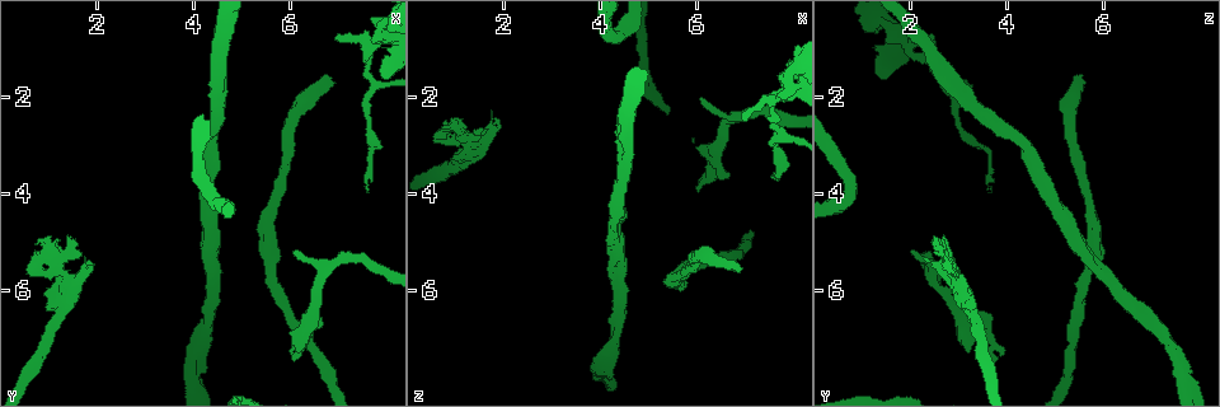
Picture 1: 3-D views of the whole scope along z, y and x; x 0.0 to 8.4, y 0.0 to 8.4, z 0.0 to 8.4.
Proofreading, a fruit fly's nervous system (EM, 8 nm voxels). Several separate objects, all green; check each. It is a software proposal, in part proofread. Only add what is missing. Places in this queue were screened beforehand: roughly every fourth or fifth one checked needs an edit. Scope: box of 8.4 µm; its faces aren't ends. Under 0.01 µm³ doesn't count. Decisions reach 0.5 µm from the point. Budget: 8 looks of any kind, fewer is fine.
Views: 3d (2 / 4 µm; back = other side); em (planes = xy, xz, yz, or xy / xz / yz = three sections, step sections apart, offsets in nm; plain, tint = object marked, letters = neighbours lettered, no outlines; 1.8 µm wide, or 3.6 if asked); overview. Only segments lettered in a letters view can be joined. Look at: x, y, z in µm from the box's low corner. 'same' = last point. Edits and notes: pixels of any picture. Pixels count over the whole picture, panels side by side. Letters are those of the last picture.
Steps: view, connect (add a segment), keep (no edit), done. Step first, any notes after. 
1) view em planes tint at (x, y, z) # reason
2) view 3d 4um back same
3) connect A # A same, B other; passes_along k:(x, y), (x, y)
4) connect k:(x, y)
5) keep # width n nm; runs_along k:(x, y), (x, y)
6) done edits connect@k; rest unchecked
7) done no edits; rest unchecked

view 3d 4um at (1.75, 5.35, 2.30) # branch stops here

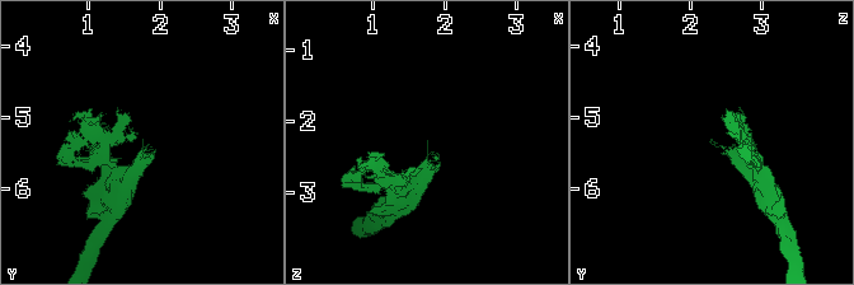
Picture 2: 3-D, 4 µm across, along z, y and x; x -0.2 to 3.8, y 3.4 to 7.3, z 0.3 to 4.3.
view em 3.6um planes letters at (1.75, 5.35, 2.30)

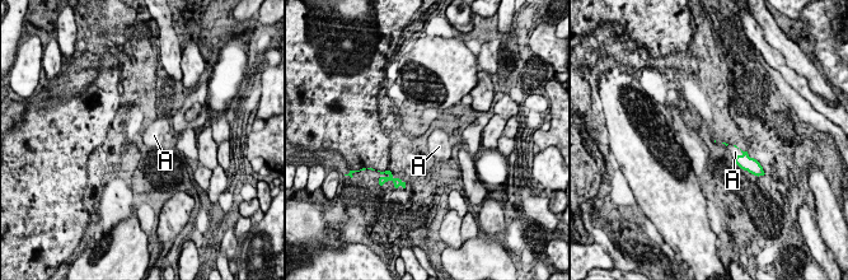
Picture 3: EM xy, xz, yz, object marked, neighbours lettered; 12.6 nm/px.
connect A # A same; passes_along 3:(746, 163), (741, 152), (735, 152); it goes on there

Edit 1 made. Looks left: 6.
view em planes letters at (6.10, 5.20, 2.05) # thin end

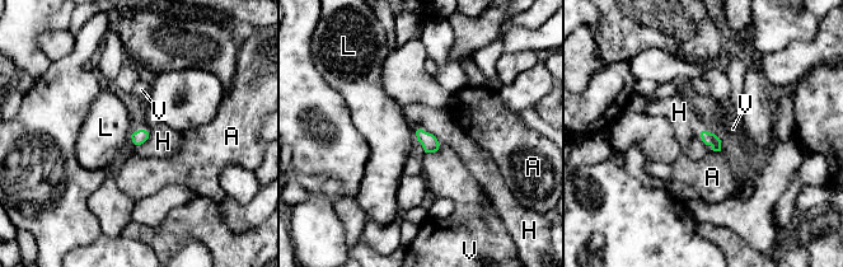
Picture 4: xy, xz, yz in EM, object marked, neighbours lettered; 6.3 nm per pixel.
keep # A other, H other, L other, V other; border 4:(149, 132), (149, 136), (139, 145); none of them fits

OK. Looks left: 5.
view 3d 4um at (7.70, 0.95, 2.00) # touches itself

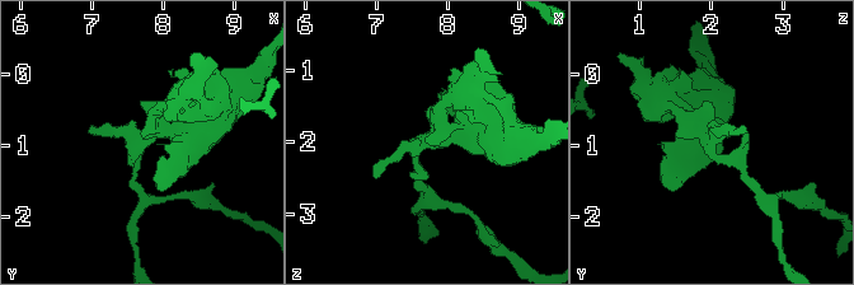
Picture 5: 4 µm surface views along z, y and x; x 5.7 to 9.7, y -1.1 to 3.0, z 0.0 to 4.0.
view em xz step 16 tint at (7.75, 0.95, 1.95) # shape alone is not enough

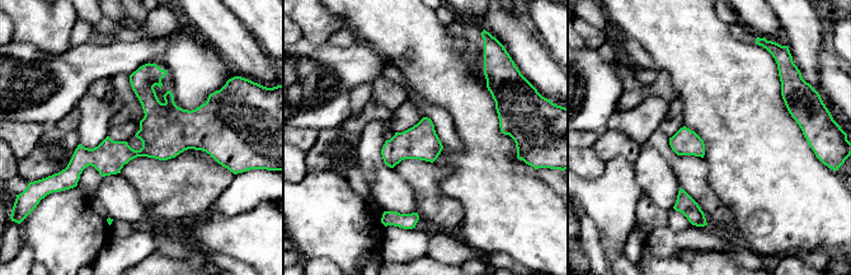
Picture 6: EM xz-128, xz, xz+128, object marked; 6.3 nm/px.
view em planes letters same # cut it another way

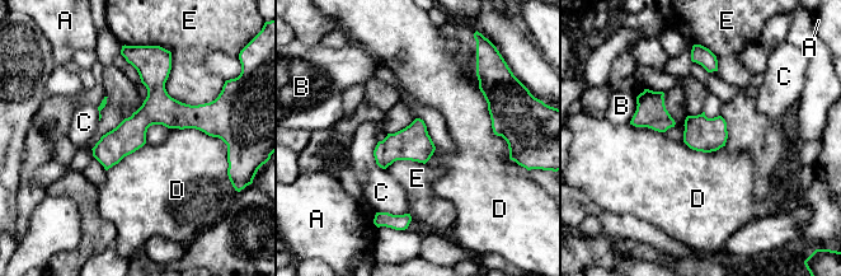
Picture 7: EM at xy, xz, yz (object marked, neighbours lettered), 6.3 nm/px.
keep # longest_contact D 480 nm; A other, B other, C other, D other, E other; runs_along 7:(140, 61), (154, 107), (107, 164); no lettered segment goes on from it

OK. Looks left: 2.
done edits connect@3; rest unchecked

